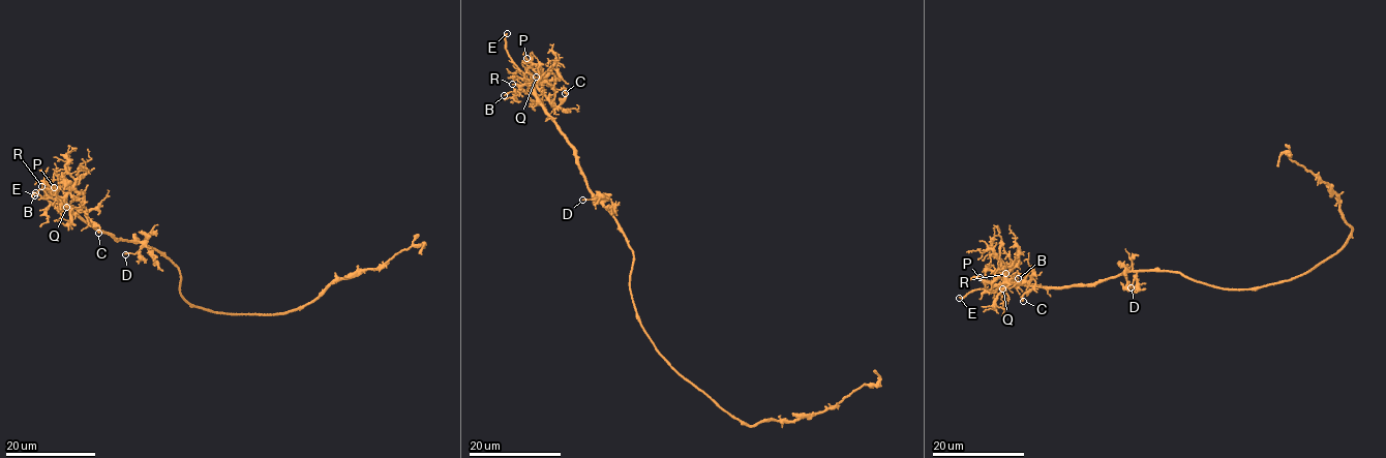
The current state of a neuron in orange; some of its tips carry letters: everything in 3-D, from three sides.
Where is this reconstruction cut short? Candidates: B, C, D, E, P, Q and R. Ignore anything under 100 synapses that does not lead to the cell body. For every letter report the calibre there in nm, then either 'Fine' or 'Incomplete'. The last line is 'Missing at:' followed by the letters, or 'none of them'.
B: Thickness 110 nm. Fine
C: Thickness 180 nm. Fine
D: Thickness 140 nm. Fine
E: Thickness 200 nm. Incomplete
P: Thickness 130 nm. Fine
Q: Thickness 100 nm. Fine
R: Thickness 100 nm. Fine
Missing at: E

